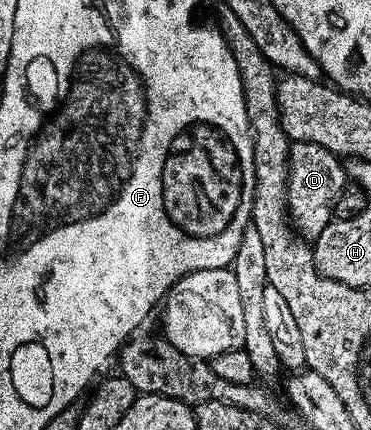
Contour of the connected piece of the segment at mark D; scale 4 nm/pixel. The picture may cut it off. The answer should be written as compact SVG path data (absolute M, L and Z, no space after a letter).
M291 142L290 157L287 162L286 203L287 210L294 220L297 232L313 241L332 221L334 203L347 186L343 160L330 150L315 142Z

